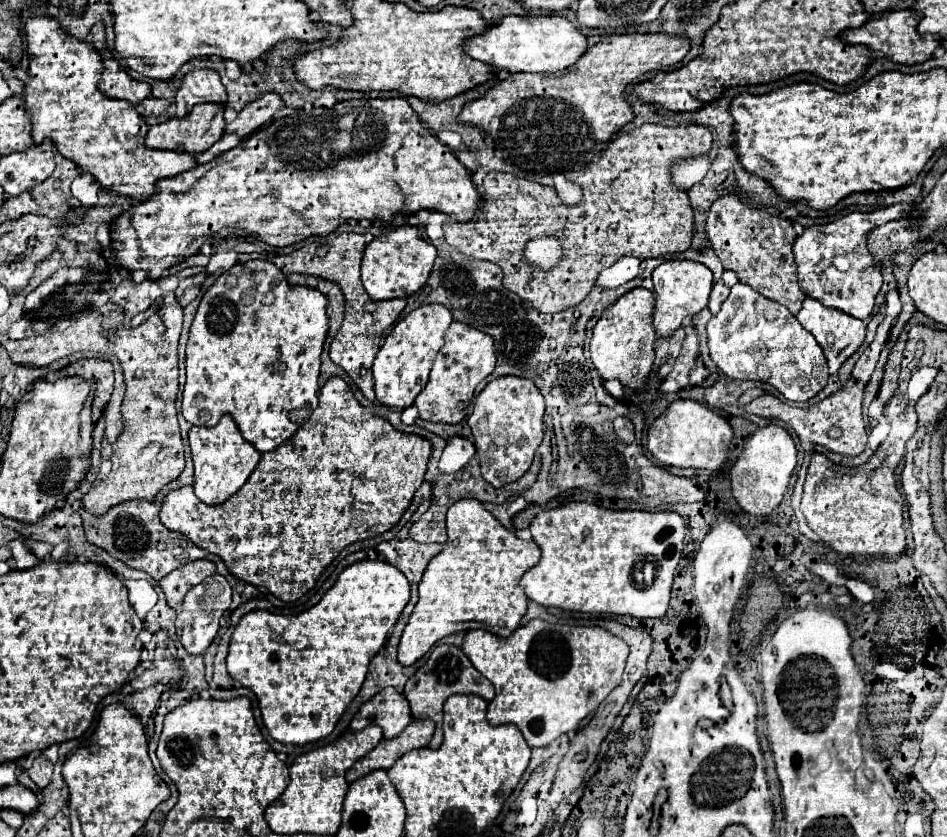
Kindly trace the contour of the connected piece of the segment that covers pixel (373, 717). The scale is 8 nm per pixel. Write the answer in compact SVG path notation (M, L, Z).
M385 687L373 699L361 705L357 715L351 719L351 729L361 731L369 725L379 725L385 739L397 737L411 723L411 711L407 699L395 689Z

